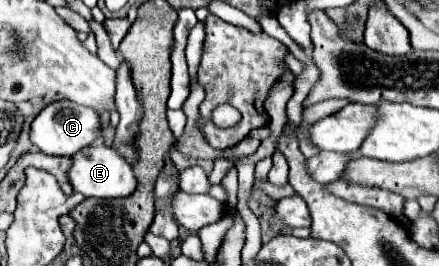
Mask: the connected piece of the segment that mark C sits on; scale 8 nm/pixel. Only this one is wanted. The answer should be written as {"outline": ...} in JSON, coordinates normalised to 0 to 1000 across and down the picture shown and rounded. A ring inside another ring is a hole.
{"outline":[[[137,376],[109,391],[73,459],[68,534],[100,579],[114,586],[169,586],[178,564],[205,549],[228,511],[228,444],[210,406]]]}

